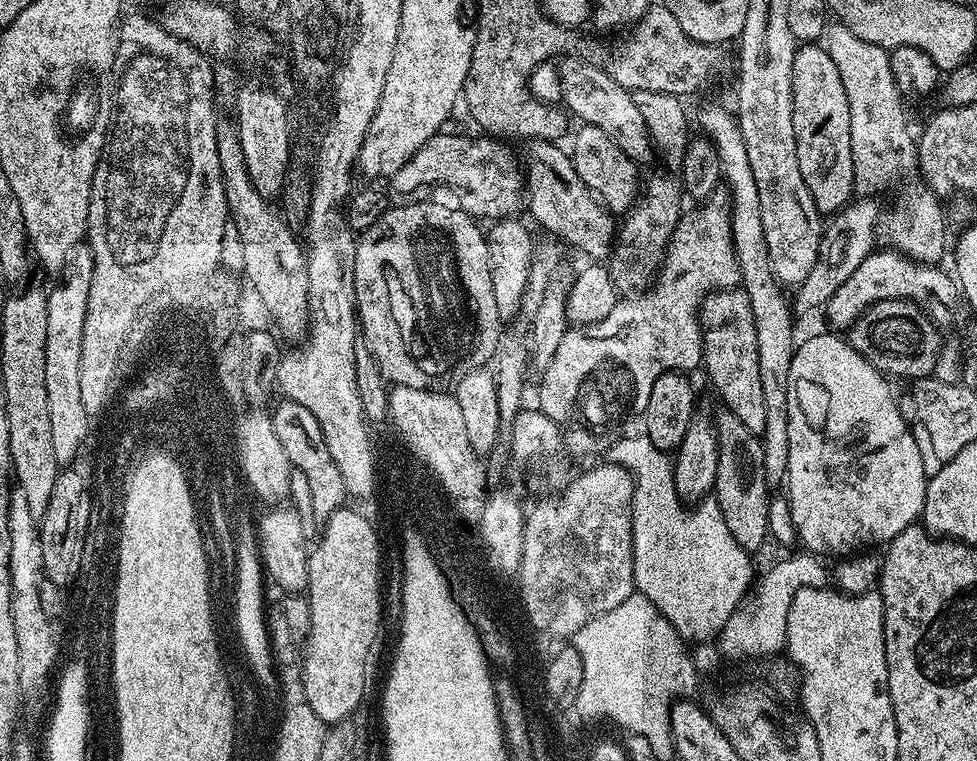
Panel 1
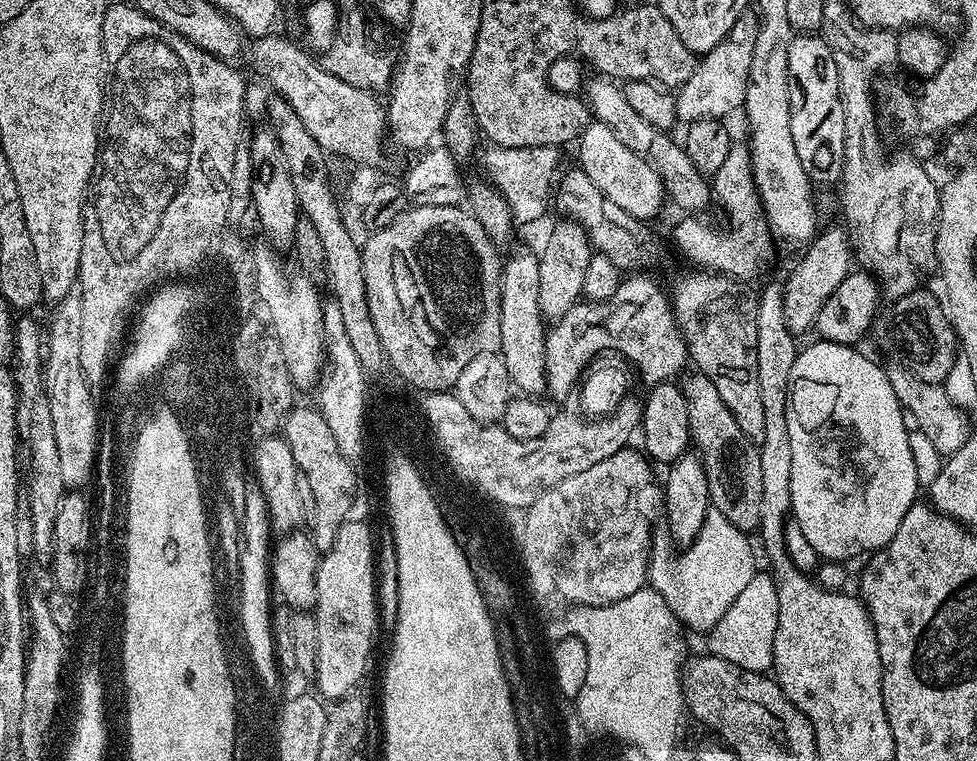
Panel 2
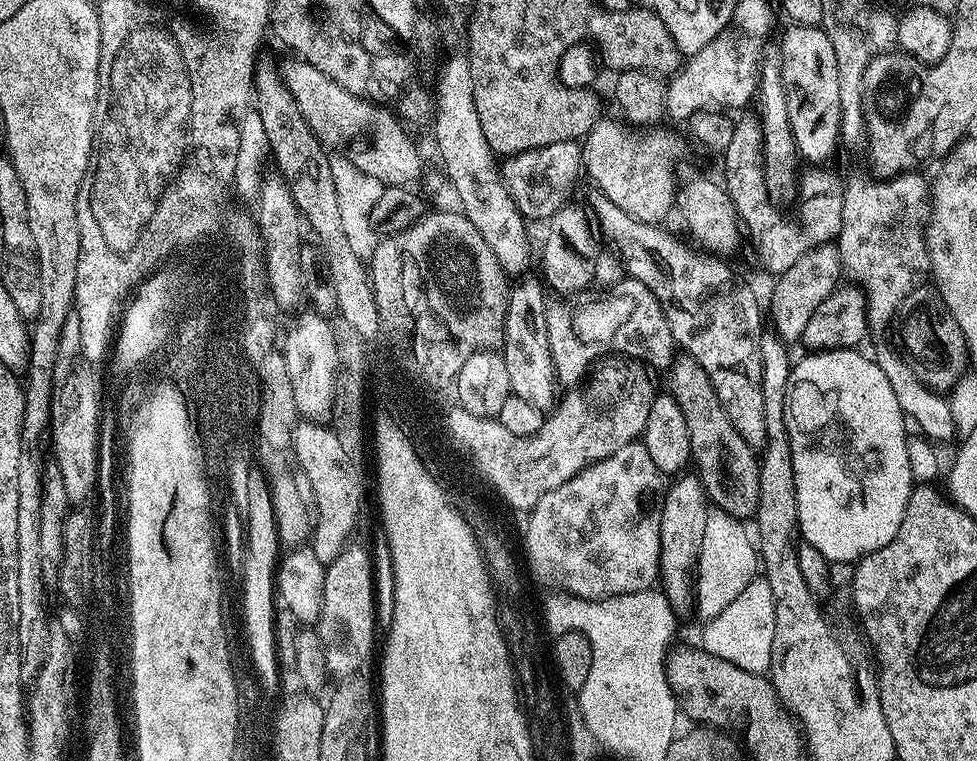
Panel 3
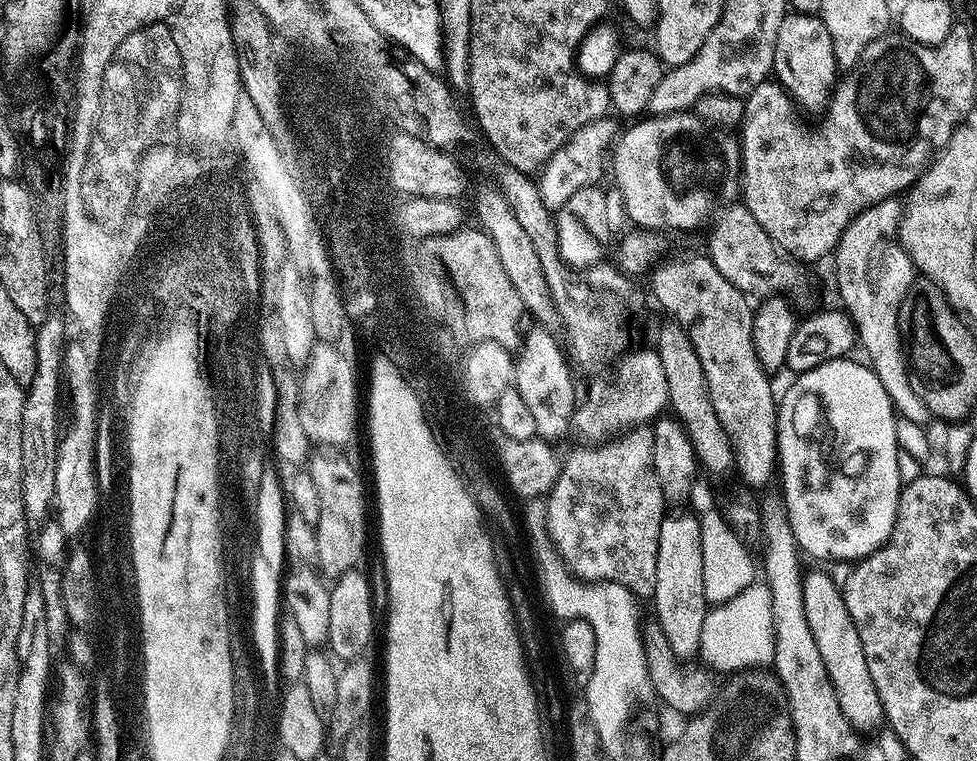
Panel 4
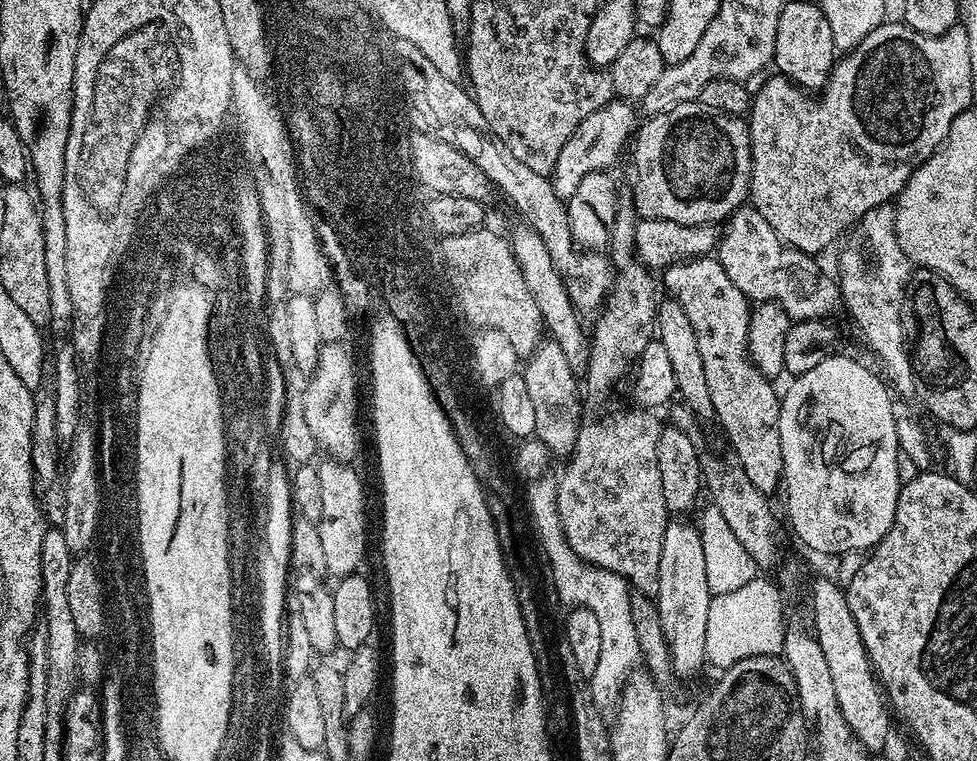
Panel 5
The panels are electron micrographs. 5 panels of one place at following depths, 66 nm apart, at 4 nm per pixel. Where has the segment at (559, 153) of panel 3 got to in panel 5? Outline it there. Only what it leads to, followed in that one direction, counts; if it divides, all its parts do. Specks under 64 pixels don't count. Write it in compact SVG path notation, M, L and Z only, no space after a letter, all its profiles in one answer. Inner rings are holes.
M614 98L606 106L594 110L590 118L582 118L578 130L574 130L566 146L562 146L562 154L558 154L558 162L550 173L550 181L557 195L561 198L570 197L581 185L582 178L585 178L586 174L612 168L611 164L619 158L623 148L625 151L626 145L638 127L636 112L632 108L635 107L629 101Z

